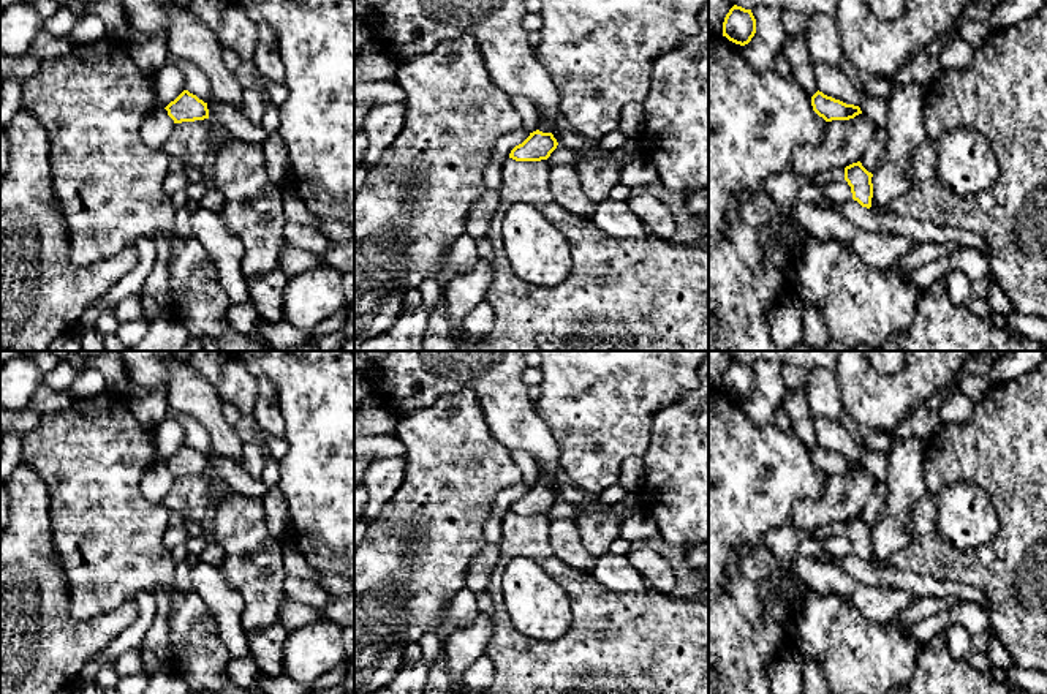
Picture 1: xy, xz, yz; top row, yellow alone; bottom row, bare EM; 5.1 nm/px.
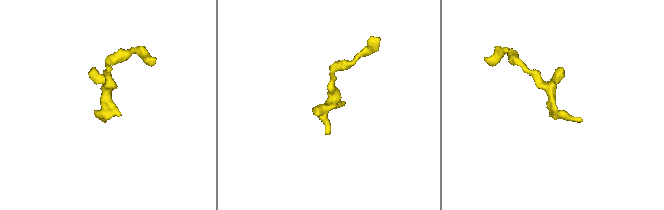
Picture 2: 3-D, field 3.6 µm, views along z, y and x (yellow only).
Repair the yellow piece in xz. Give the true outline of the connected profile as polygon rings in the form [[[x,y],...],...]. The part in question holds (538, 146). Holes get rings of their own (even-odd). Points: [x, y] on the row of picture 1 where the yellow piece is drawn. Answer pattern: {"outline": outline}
{"outline": [[[539,115],[538,130],[530,133],[530,136],[522,144],[516,145],[511,150],[509,158],[516,161],[547,160],[557,145],[558,142],[550,133],[547,119]]]}

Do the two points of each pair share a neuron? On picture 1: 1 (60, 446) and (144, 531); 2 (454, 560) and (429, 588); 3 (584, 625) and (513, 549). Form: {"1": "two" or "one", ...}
{"1": "one", "2": "one", "3": "one"}

